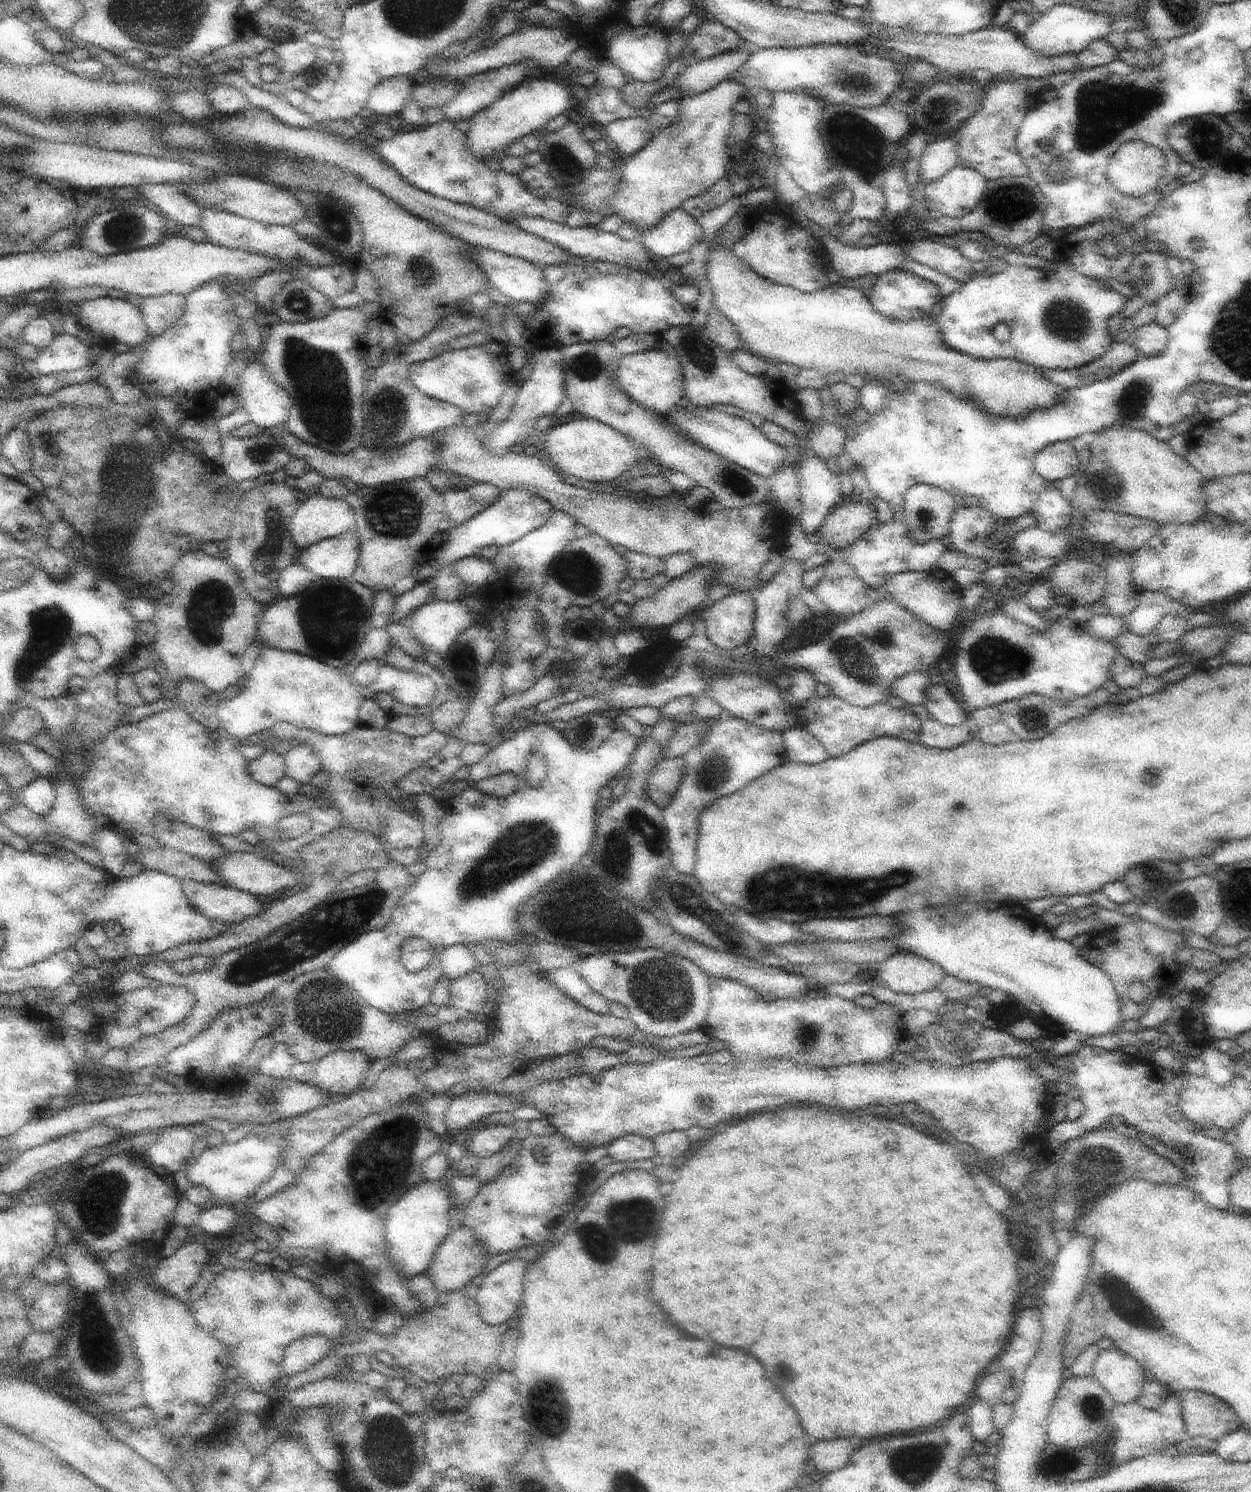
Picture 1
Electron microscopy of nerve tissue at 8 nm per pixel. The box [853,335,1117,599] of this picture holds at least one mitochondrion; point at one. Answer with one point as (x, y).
(923, 518)

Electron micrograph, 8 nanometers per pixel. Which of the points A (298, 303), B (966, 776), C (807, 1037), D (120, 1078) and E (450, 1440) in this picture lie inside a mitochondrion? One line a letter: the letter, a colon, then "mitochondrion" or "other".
A: mitochondrion
B: other
C: mitochondrion
D: other
E: other

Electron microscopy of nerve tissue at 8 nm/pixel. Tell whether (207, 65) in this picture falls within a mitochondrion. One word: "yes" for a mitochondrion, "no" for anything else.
no

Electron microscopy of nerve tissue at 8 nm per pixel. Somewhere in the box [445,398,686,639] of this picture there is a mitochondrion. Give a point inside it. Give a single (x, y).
(578, 571)

